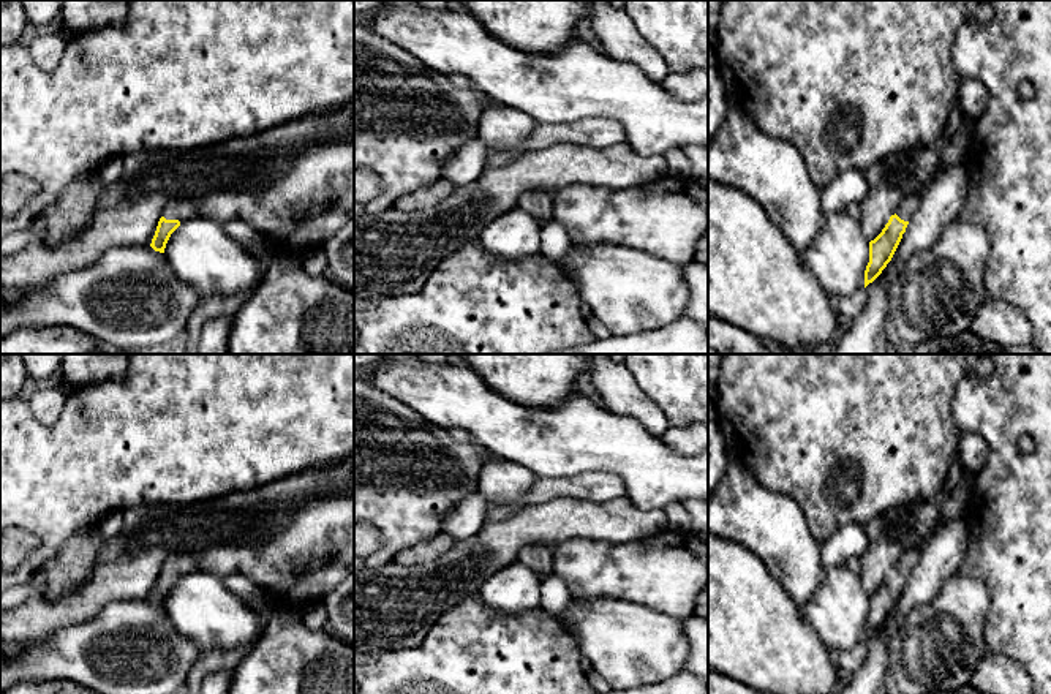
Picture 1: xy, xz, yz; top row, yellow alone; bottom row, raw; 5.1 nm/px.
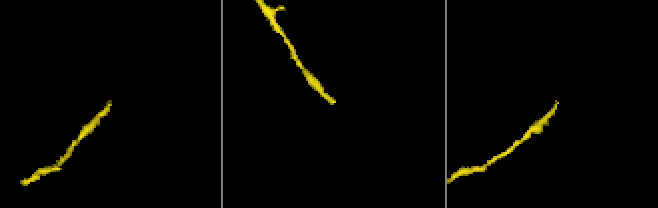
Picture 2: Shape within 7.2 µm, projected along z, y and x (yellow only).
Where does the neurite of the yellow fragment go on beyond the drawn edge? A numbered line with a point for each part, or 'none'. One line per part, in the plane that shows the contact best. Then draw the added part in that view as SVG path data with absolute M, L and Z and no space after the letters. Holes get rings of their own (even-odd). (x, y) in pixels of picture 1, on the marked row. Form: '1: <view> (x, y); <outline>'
1: xy (179, 209); M177 199L164 209L163 217L166 220L182 221L185 217L194 215L196 209L198 209L198 204L190 199Z

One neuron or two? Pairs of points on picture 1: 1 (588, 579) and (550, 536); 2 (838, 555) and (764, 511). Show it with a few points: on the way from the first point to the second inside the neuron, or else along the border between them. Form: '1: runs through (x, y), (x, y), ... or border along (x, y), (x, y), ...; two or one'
1: border along (593, 539), (565, 539), (550, 547); two
2: border along (821, 544), (821, 565), (824, 569); two

